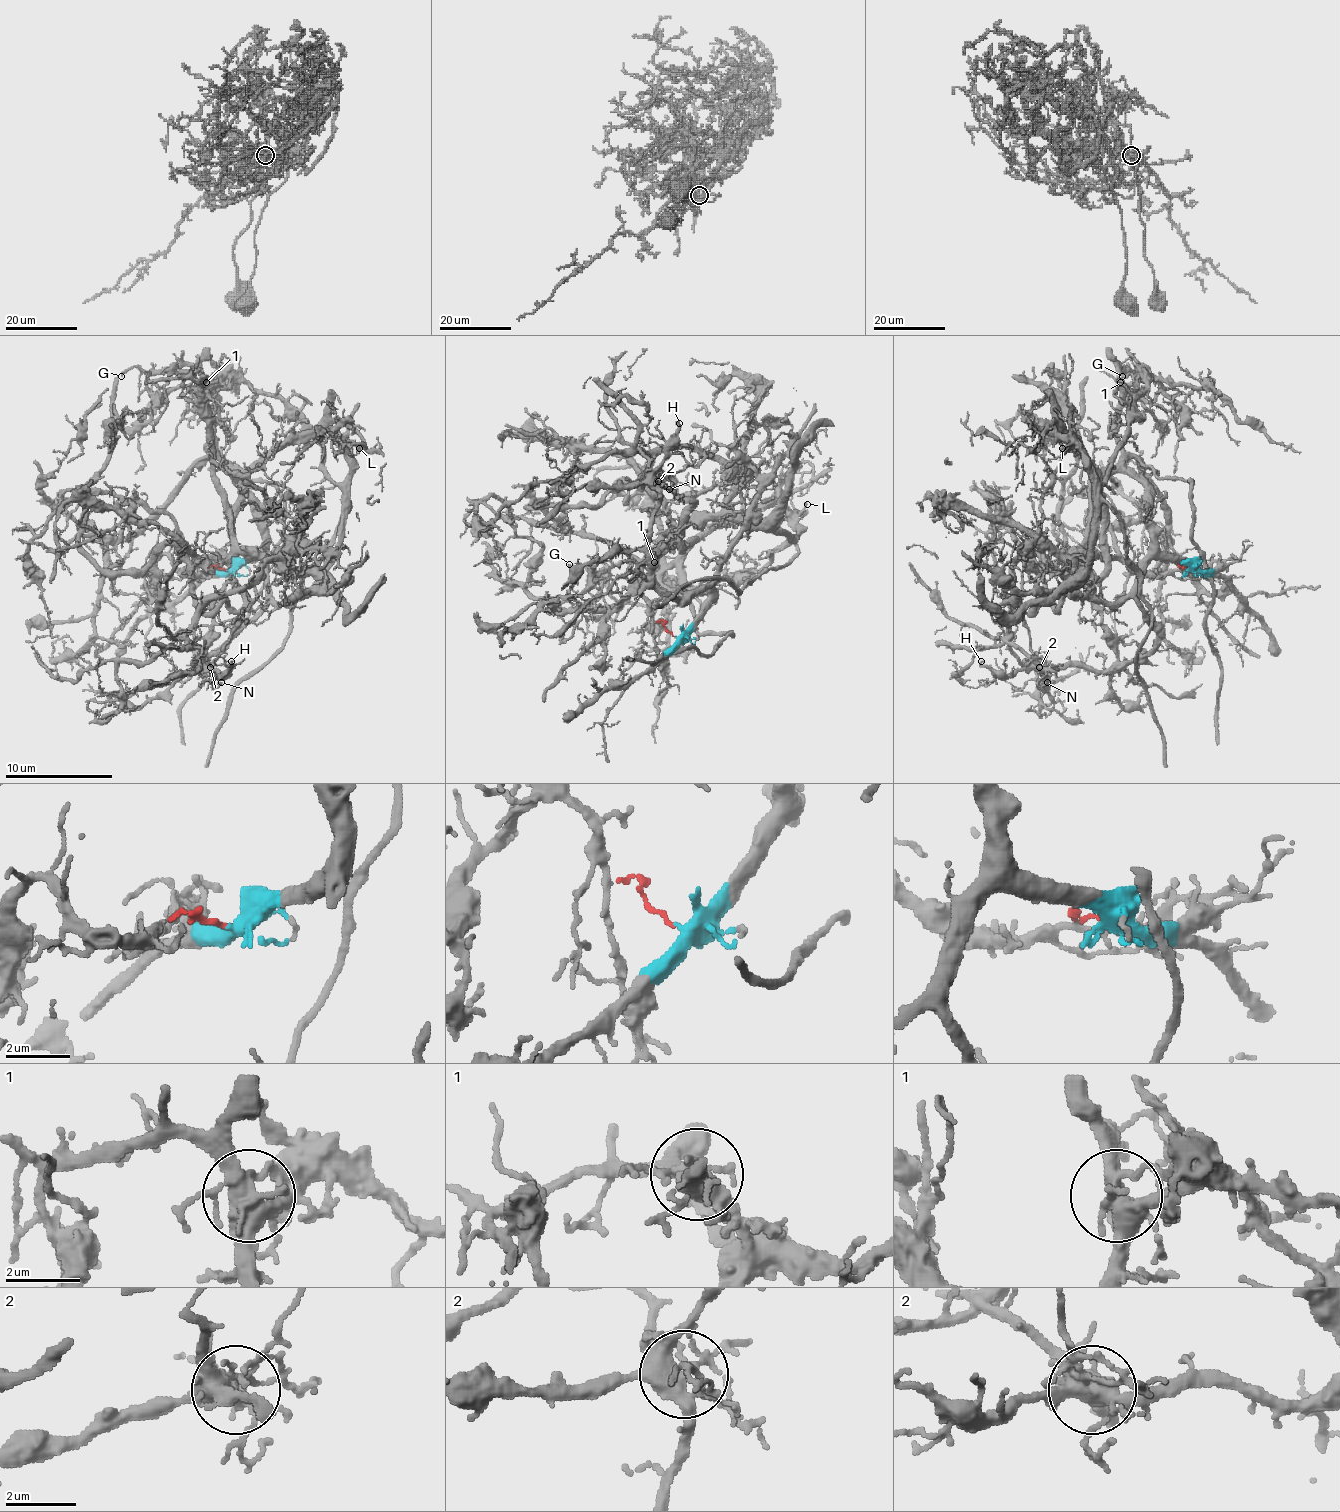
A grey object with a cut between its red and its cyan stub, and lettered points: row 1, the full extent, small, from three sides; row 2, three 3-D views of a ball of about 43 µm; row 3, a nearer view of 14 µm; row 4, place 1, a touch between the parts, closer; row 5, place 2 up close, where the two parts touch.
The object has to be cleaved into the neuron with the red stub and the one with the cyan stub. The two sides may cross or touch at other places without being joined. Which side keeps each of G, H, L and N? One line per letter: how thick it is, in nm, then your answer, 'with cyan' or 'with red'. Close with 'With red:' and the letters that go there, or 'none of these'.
G: 150 nm thick; with cyan
H: 150 nm thick; with cyan
L: 160 nm thick; with red
N: 100 nm thick; with cyan
With red: L

